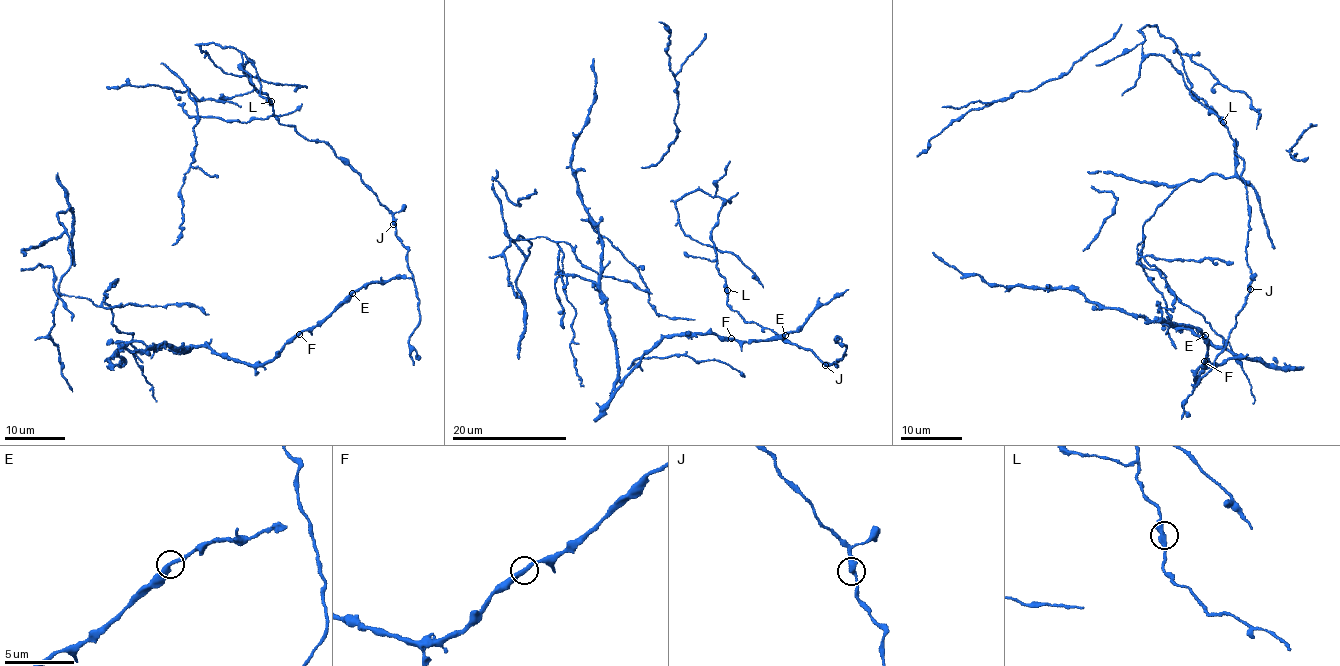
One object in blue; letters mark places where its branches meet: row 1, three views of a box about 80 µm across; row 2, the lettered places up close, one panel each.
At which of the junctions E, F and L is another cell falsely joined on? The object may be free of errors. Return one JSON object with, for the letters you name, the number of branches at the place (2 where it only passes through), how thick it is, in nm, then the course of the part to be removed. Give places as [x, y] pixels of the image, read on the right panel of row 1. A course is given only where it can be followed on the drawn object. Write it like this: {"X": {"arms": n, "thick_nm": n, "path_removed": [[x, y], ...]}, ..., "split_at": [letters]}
{"L": {"arms": 2, "thick_nm": 380, "path_removed": [[1222, 121], [1244, 166], [1250, 280], [1236, 325], [1185, 403], [1181, 419]]}, "split_at": ["L"]}

